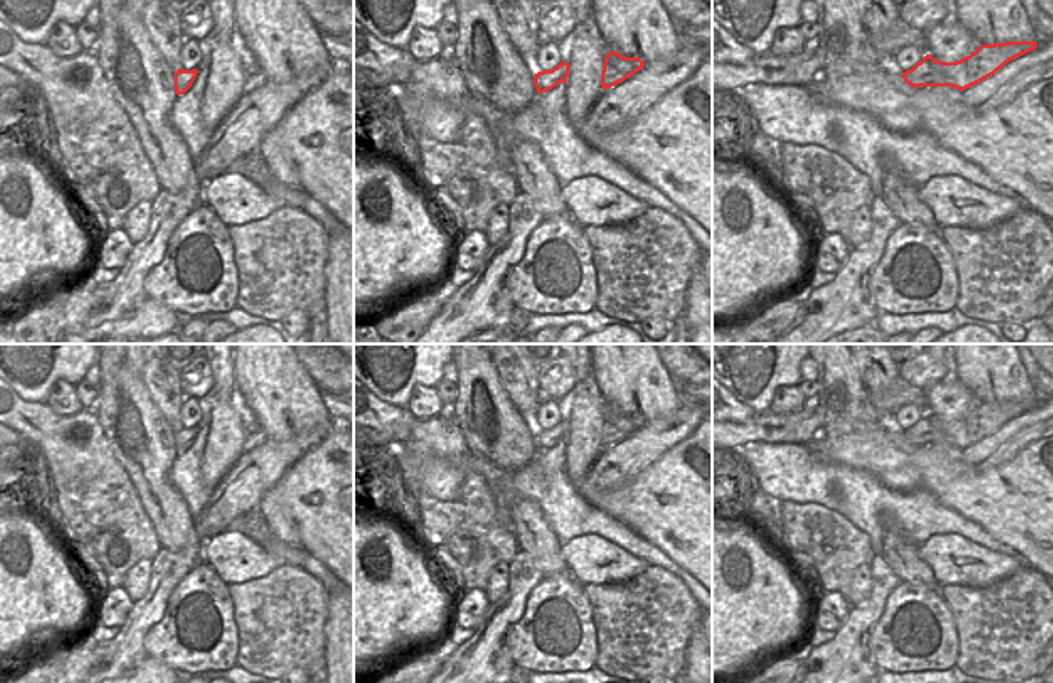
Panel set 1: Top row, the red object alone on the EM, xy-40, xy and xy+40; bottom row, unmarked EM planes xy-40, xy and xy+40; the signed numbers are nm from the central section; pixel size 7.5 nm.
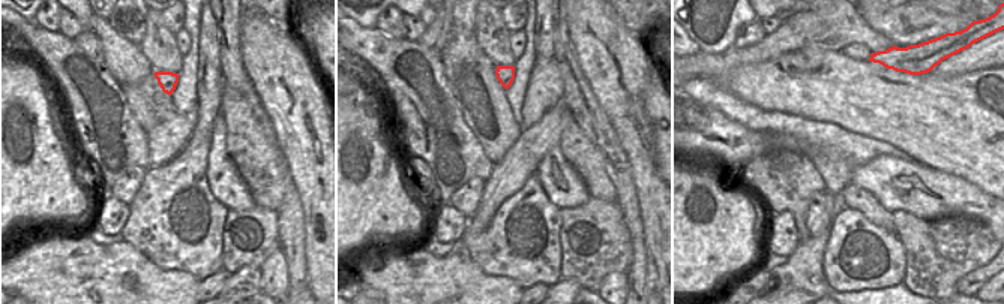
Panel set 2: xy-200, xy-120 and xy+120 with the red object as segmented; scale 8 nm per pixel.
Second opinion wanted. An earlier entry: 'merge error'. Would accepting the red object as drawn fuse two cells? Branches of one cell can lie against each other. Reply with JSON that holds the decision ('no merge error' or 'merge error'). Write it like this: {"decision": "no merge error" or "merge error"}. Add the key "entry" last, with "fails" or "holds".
{"decision": "no merge error", "entry": "fails"}

